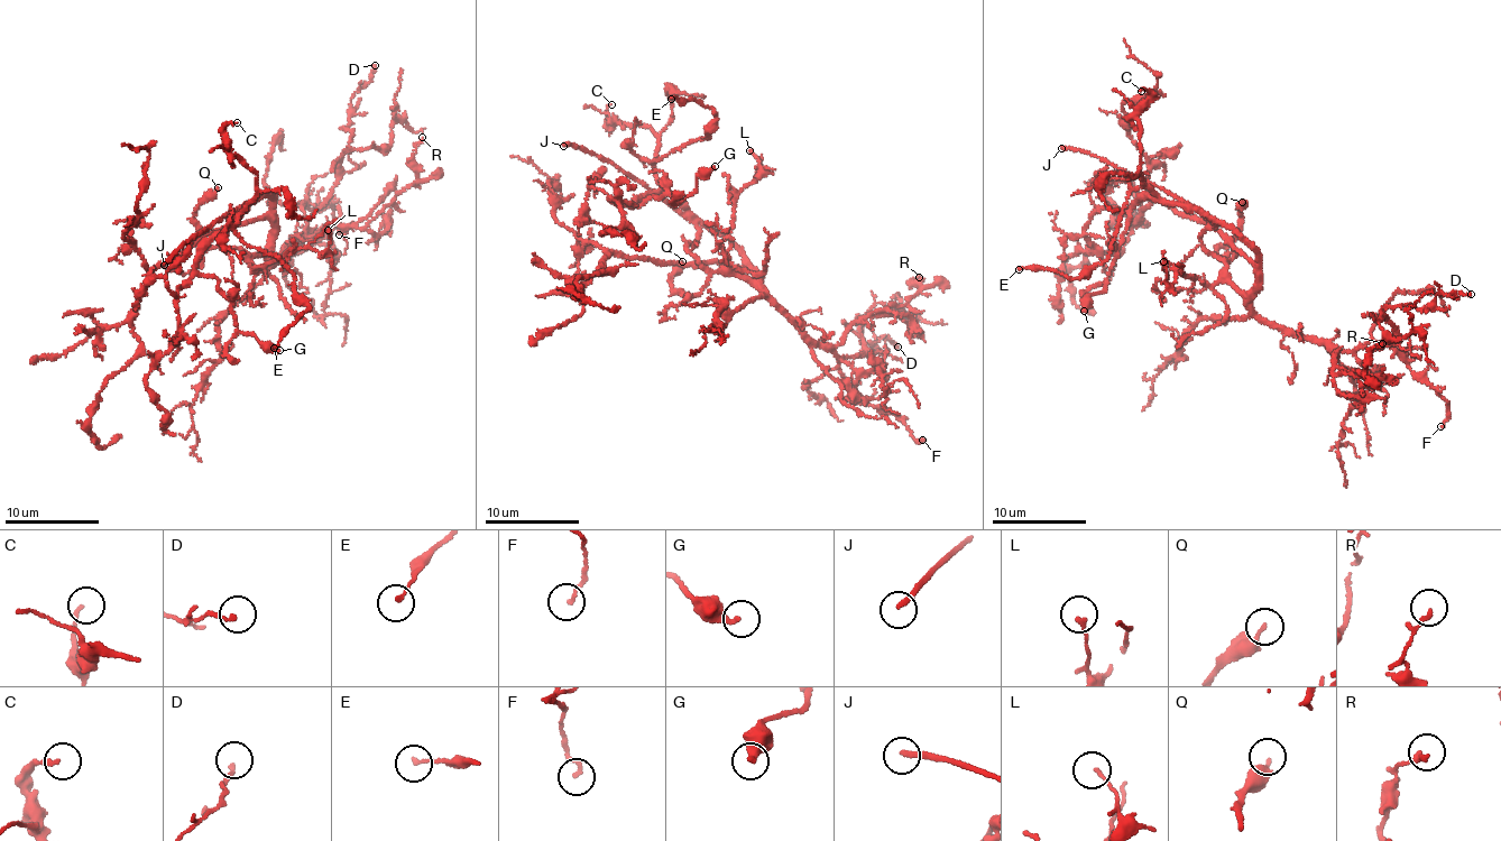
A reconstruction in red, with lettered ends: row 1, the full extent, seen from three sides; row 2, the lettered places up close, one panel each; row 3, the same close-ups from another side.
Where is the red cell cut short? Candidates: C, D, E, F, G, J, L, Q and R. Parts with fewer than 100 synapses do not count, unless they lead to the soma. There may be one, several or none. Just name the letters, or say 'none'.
J

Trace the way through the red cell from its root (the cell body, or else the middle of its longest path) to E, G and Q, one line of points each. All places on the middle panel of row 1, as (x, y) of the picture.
E: (745, 267), (742, 253), (660, 184), (654, 172), (651, 162), (707, 138), (715, 119), (694, 100), (671, 99)
G: (745, 267), (742, 253), (664, 193), (646, 195), (633, 206), (670, 194), (688, 197), (697, 177), (715, 166)
Q: (745, 267), (758, 279), (718, 271), (699, 293), (685, 295), (670, 286), (682, 261)

